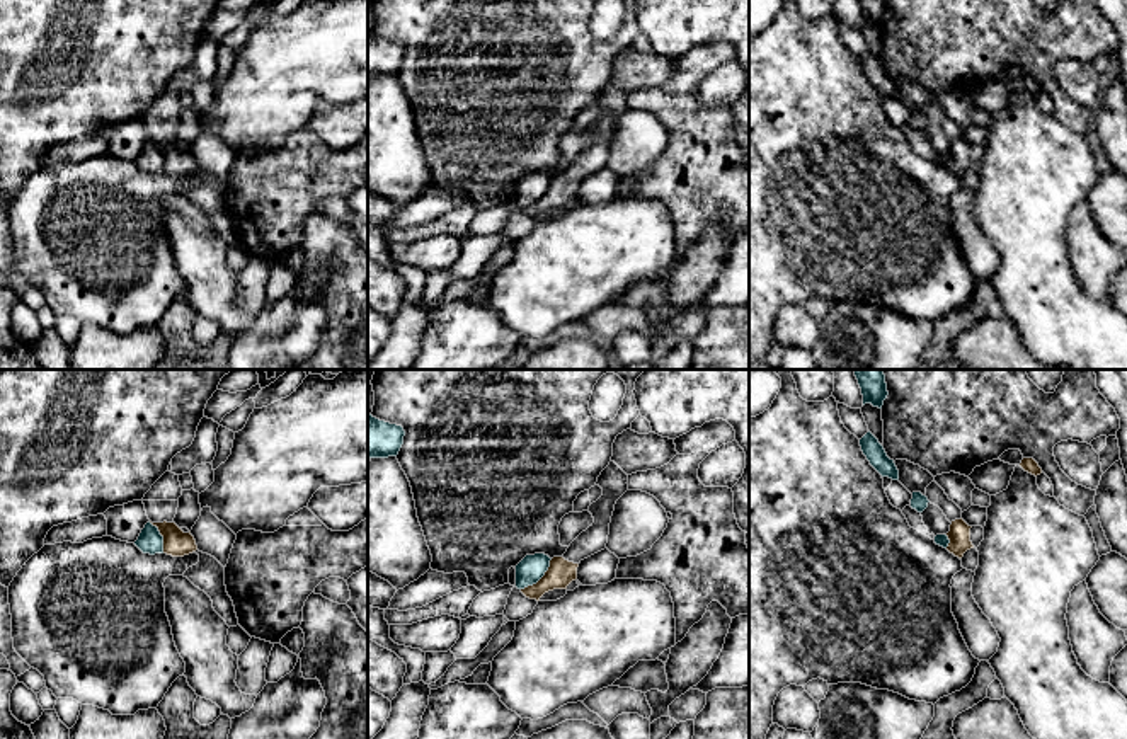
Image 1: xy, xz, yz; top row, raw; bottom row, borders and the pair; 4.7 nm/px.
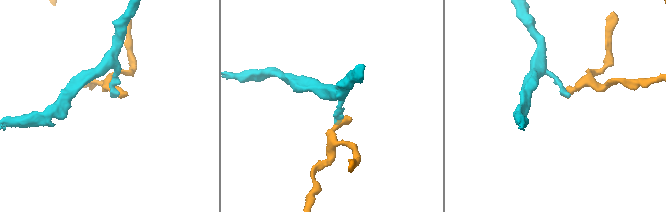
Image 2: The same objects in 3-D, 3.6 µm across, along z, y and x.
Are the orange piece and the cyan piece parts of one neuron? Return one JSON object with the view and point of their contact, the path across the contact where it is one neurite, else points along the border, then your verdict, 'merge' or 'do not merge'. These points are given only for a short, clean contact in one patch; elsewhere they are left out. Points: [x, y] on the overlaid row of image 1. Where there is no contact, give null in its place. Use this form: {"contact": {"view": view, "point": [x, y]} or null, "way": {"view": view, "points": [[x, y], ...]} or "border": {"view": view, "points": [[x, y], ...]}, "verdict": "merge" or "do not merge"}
{"contact": {"view": "xz", "point": [542, 578]}, "border": {"view": "xz", "points": [[552, 559], [547, 571], [535, 583], [521, 590]]}, "verdict": "do not merge"}

